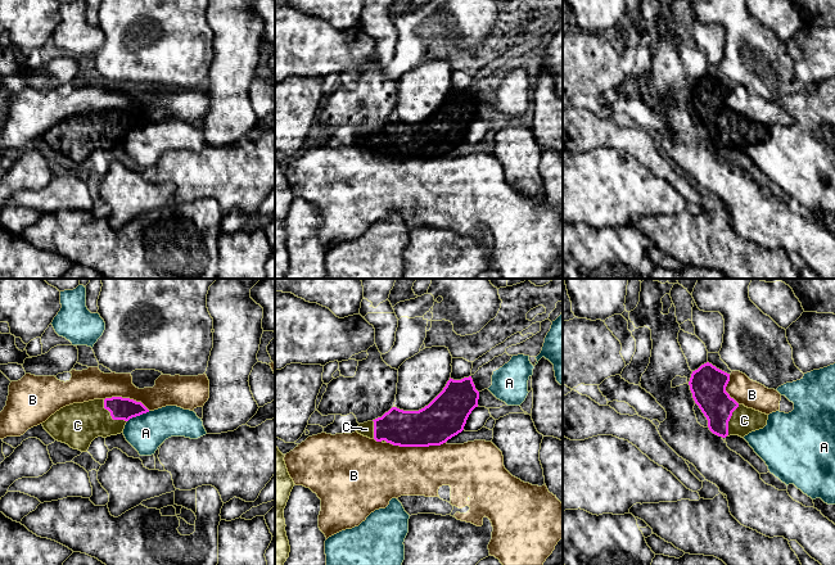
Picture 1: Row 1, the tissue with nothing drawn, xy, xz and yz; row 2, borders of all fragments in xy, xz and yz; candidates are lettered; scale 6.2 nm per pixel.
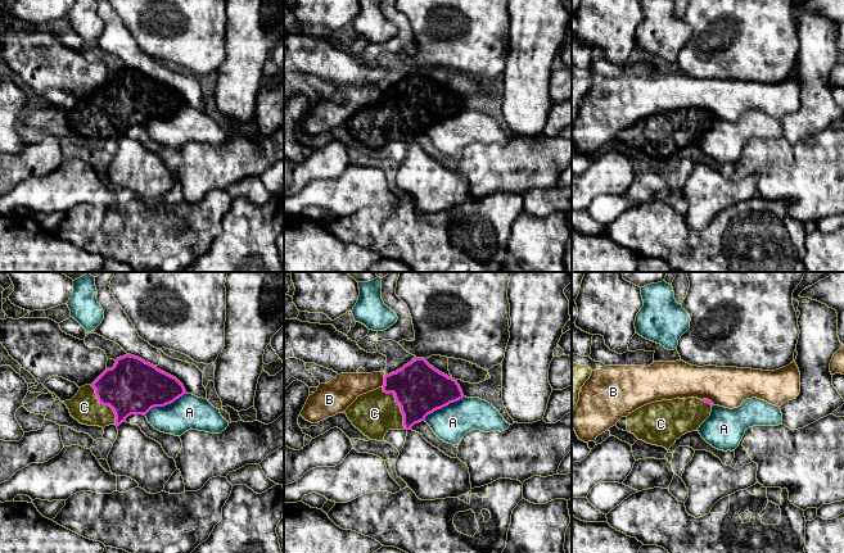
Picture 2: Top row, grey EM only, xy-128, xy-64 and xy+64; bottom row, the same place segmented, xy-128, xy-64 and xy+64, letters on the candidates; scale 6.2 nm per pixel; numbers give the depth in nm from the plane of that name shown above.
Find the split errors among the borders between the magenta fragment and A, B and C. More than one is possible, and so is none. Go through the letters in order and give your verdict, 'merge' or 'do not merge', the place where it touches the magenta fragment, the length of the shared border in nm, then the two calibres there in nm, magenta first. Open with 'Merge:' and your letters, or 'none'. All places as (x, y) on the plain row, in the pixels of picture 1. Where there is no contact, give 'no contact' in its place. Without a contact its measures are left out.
Merge: C
A: do not merge; contact xy (138, 127); length 160 nm; calibres 140 and 240 nm
B: do not merge; contact xz (416, 158); length 360 nm; calibres 260 and 340 nm
C: merge; contact xy (111, 127); length 200 nm; calibres 140 and 280 nm

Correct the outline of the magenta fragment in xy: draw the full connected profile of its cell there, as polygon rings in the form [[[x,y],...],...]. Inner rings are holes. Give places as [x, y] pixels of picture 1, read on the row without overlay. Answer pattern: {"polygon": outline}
{"polygon": [[[112,109],[66,118],[42,139],[55,153],[87,164],[95,150],[121,146],[130,131],[146,125],[149,122],[141,114]]]}

